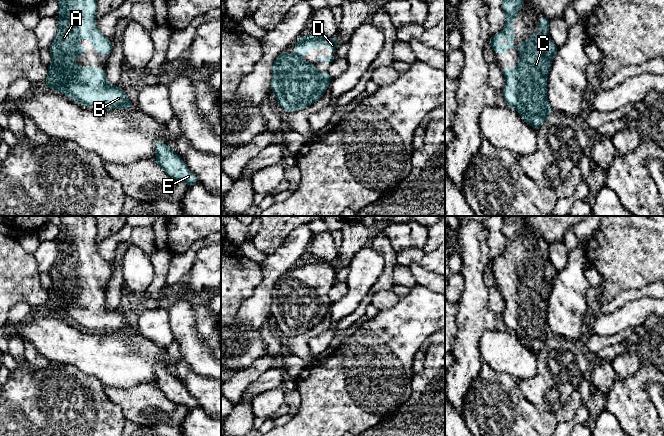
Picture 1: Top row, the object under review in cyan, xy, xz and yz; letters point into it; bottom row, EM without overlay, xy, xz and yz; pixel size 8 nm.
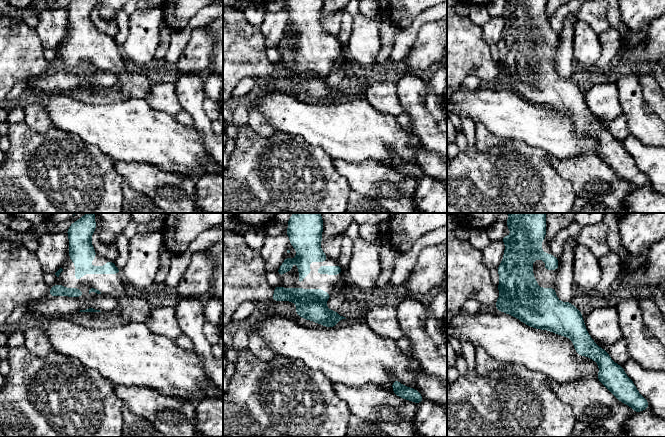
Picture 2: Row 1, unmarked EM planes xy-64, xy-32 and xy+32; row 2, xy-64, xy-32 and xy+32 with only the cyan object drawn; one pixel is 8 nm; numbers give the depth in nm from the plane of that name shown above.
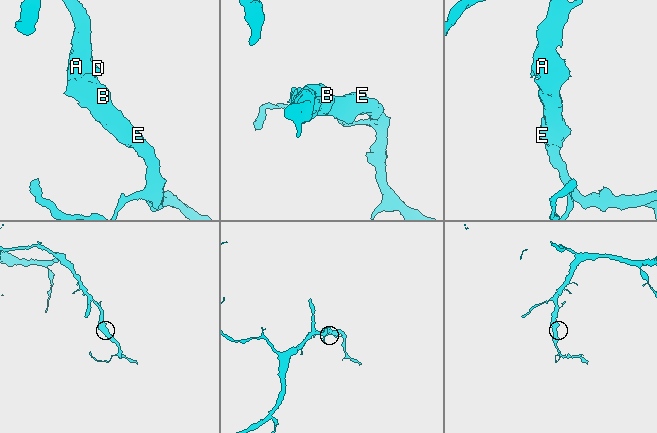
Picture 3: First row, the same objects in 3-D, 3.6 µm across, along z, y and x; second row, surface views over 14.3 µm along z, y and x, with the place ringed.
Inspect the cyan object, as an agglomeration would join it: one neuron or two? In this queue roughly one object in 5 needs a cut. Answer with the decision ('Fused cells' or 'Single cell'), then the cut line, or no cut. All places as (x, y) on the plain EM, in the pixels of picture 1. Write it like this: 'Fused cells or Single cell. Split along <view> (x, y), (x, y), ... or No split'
Single cell. No split

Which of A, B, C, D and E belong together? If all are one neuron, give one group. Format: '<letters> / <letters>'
A B C D E

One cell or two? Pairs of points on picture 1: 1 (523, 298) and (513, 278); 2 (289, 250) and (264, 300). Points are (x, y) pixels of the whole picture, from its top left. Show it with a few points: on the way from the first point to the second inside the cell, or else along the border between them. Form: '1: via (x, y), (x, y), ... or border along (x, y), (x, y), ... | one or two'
1: via (523, 293), (513, 283) | one
2: via (280, 262), (272, 270), (265, 288) | one

